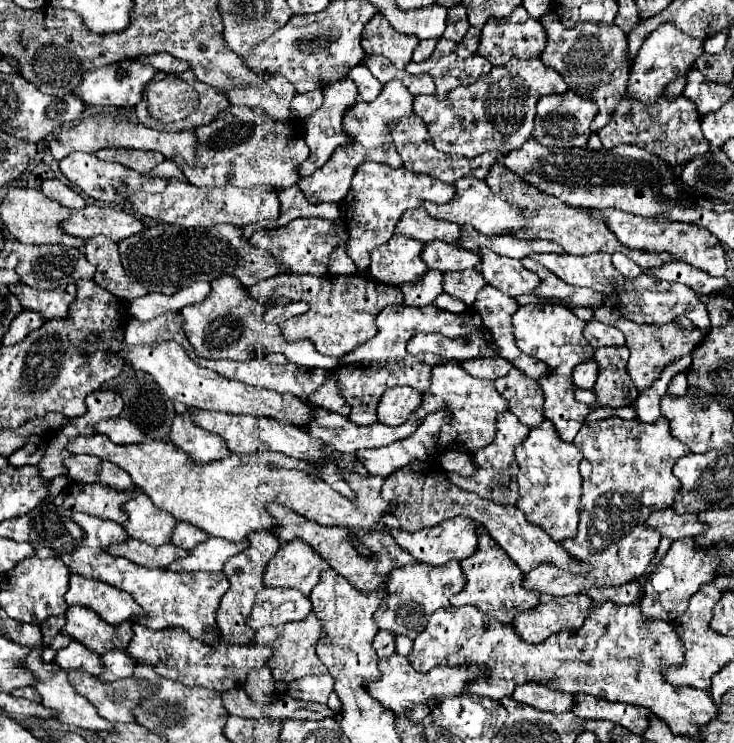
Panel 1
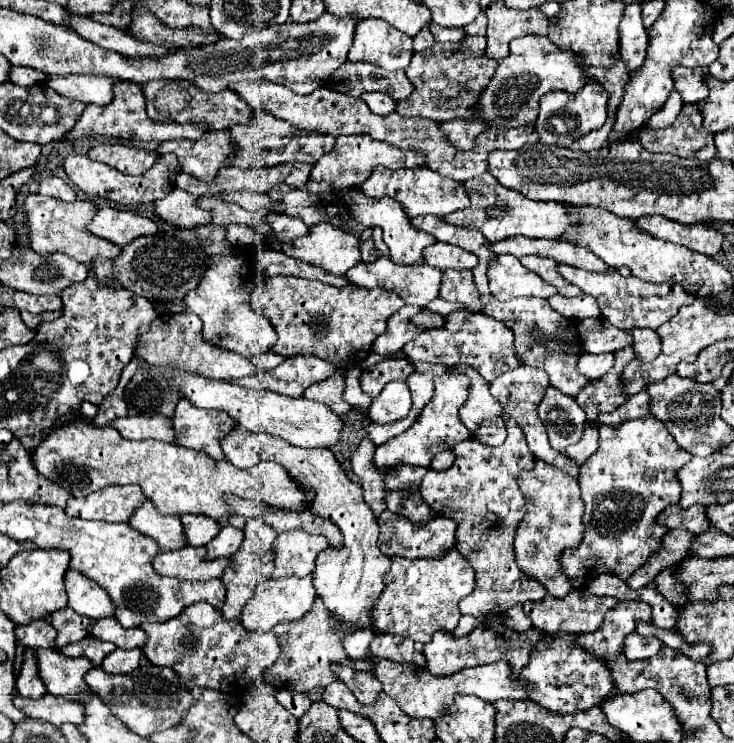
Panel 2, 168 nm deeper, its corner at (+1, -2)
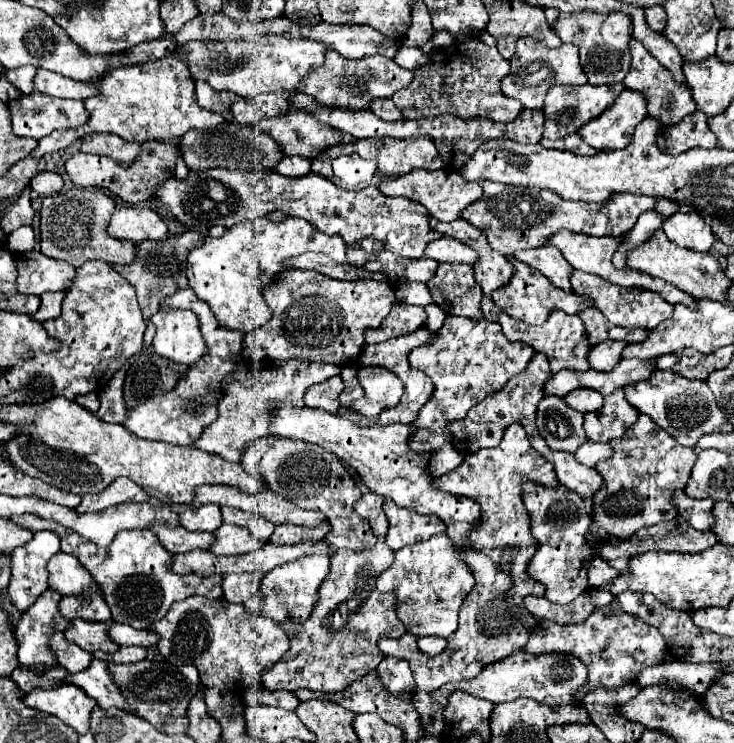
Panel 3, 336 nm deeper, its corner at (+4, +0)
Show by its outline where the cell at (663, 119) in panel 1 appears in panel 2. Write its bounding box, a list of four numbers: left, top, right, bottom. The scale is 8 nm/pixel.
[654,104,716,160]

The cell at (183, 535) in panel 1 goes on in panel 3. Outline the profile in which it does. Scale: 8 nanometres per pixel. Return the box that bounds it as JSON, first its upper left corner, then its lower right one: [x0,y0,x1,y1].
[181,504,221,532]

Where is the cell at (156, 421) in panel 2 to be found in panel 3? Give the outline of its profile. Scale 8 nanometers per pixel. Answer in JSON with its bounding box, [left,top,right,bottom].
[125,288,243,446]

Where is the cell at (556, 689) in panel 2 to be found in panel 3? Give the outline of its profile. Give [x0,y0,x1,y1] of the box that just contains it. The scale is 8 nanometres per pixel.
[525,600,667,700]

